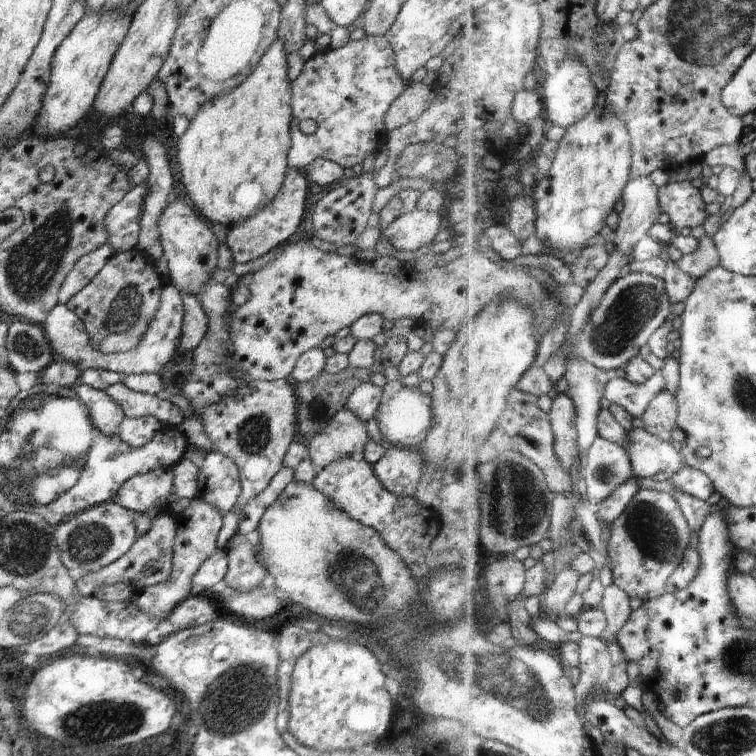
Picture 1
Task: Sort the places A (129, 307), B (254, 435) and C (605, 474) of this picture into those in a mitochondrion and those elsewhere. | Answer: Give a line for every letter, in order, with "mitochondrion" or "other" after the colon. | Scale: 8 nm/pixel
A: mitochondrion
B: mitochondrion
C: mitochondrion

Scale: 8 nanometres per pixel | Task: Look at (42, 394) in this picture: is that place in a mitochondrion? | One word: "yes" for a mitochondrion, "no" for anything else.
no

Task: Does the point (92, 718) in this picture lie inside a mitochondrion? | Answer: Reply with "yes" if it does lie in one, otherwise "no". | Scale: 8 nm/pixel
yes

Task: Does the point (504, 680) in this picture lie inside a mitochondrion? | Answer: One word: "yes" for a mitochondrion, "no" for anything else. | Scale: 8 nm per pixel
yes

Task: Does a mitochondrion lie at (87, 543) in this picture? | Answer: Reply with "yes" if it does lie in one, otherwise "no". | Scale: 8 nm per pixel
yes

